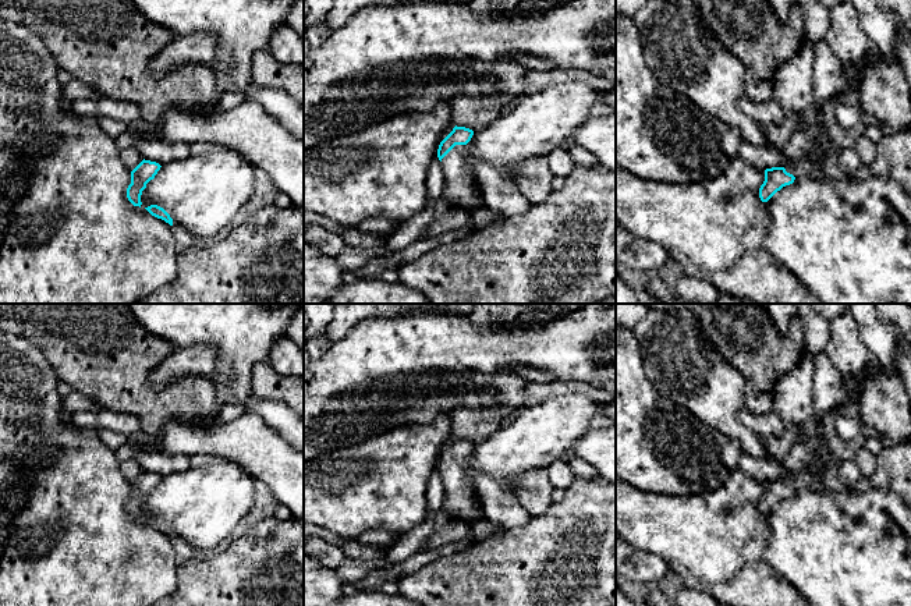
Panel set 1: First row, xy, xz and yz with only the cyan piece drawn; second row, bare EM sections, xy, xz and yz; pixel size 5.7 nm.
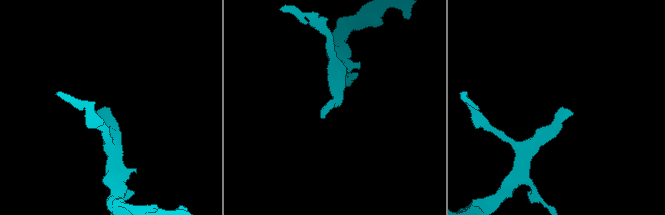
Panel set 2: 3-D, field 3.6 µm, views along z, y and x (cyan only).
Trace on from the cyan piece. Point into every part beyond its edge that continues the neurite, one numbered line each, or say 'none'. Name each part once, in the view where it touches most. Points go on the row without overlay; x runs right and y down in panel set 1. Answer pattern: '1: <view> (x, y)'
1: xz (460, 500)

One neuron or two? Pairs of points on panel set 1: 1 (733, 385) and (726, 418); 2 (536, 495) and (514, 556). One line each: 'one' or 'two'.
1: one
2: two

